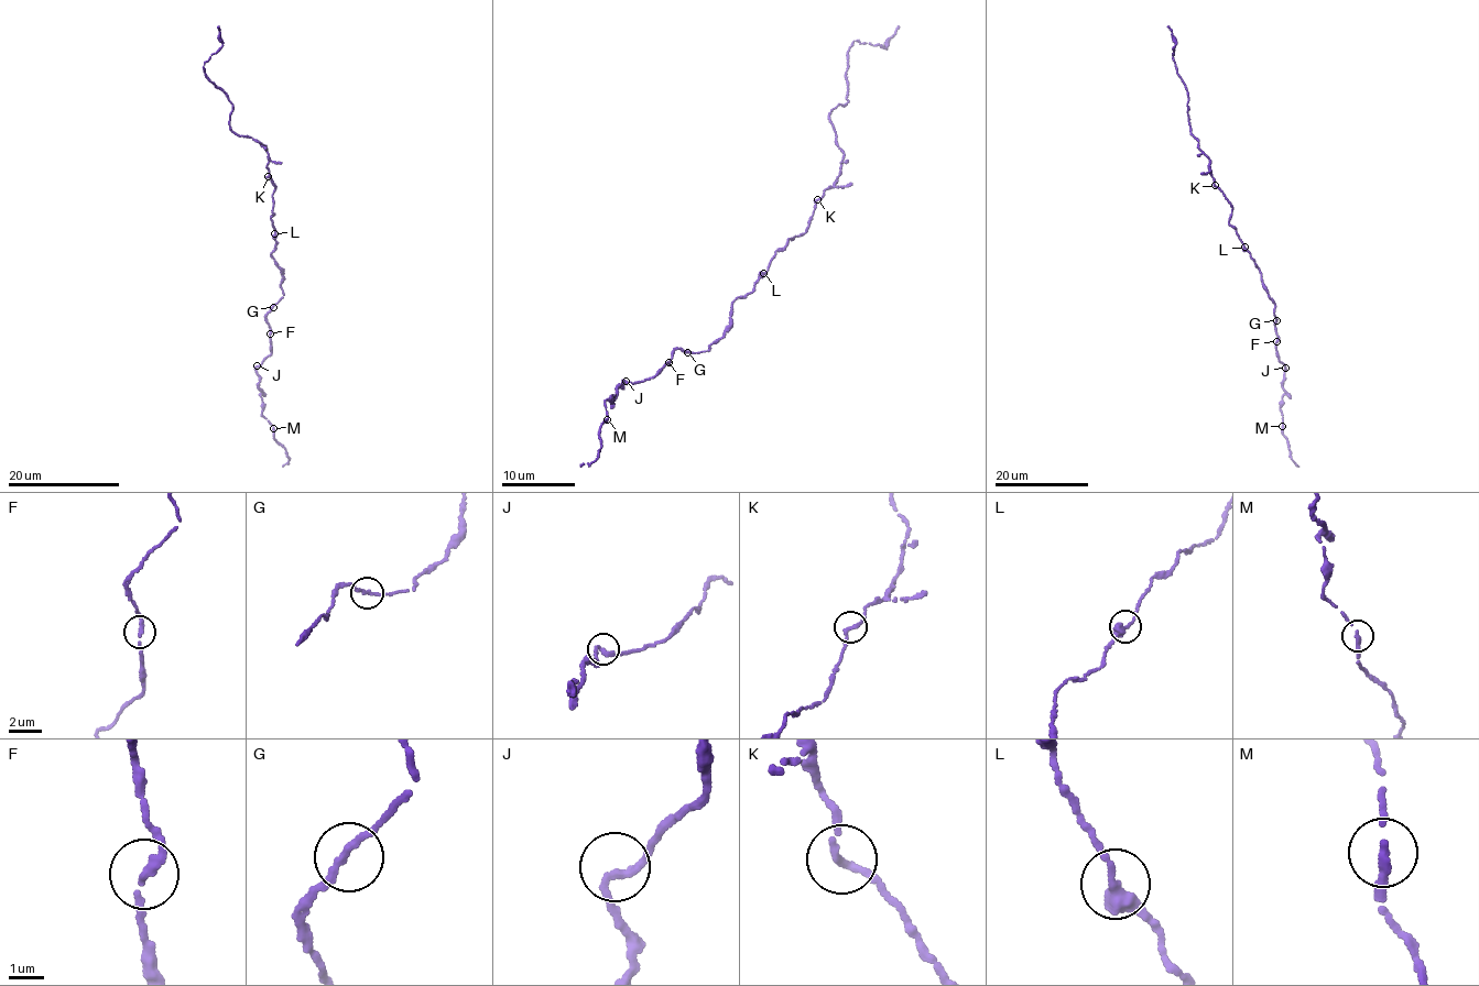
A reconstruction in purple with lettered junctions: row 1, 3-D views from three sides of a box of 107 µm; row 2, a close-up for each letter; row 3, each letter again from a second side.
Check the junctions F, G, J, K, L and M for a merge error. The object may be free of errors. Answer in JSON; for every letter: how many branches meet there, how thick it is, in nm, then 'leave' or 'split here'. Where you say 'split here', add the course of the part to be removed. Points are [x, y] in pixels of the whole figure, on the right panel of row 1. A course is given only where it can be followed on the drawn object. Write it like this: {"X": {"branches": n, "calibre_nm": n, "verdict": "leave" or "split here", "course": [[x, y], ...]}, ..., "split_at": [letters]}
{"F": {"branches": 2, "calibre_nm": 240, "verdict": "leave"}, "G": {"branches": 2, "calibre_nm": 240, "verdict": "leave"}, "J": {"branches": 2, "calibre_nm": 240, "verdict": "leave"}, "K": {"branches": 2, "calibre_nm": 240, "verdict": "leave"}, "L": {"branches": 2, "calibre_nm": 380, "verdict": "leave"}, "M": {"branches": 2, "calibre_nm": 240, "verdict": "leave"}, "split_at": []}

